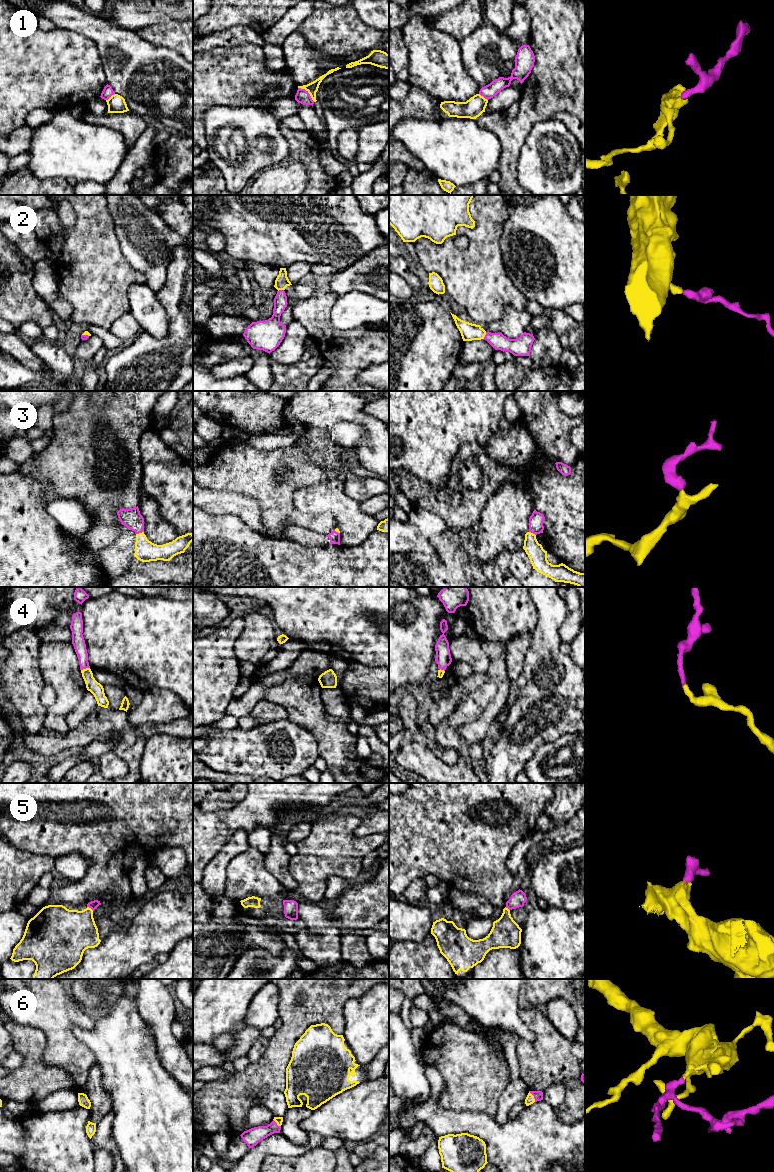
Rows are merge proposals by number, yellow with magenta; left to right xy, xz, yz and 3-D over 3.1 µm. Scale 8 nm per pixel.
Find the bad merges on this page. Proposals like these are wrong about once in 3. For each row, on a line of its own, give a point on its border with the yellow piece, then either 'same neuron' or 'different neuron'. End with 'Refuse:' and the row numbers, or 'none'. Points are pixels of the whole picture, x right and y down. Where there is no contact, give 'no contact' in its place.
1: xz (308, 92) | different neuron
2: yz (485, 334) | same neuron
3: xy (139, 533) | same neuron
4: xy (86, 668) | same neuron
5: xy (90, 908) | same neuron
6: yz (533, 1096) | same neuron
Refuse: 1

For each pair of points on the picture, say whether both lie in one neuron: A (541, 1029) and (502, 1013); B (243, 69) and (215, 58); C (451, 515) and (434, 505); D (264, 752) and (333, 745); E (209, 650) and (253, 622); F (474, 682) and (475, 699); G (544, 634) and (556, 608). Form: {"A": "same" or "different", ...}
{"A": "different", "B": "same", "C": "same", "D": "different", "E": "different", "F": "different", "G": "same"}

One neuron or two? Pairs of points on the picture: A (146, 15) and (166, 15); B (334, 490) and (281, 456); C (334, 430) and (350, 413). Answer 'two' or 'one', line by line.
A: one
B: two
C: two

